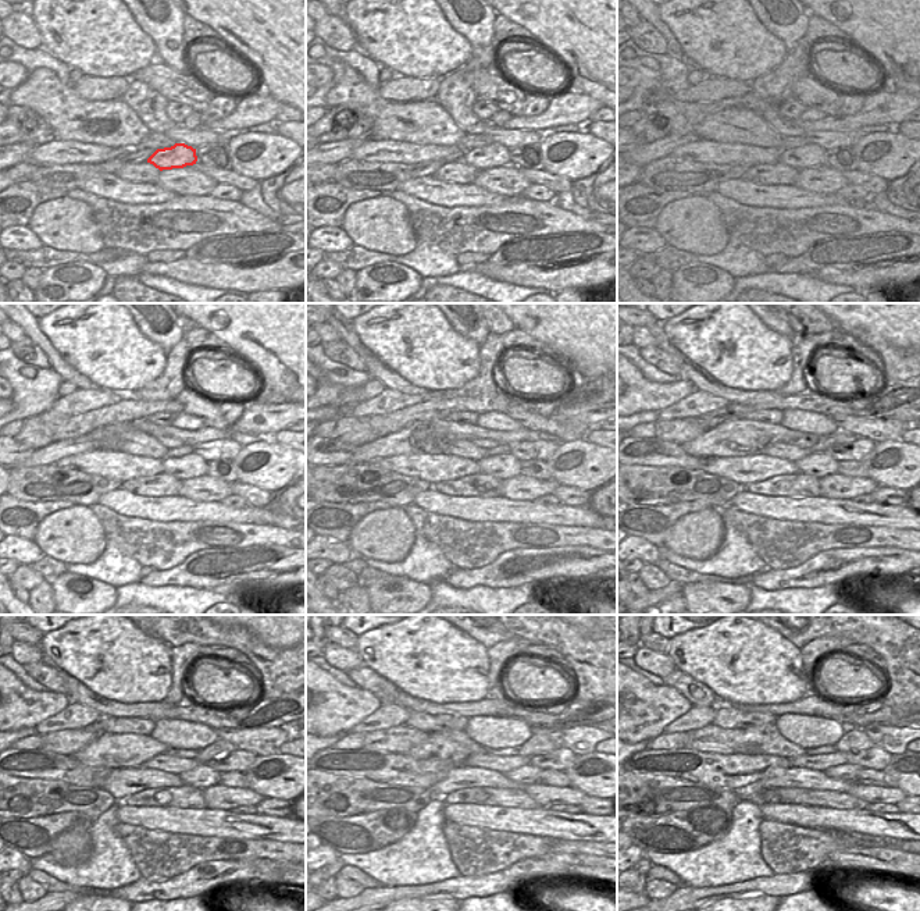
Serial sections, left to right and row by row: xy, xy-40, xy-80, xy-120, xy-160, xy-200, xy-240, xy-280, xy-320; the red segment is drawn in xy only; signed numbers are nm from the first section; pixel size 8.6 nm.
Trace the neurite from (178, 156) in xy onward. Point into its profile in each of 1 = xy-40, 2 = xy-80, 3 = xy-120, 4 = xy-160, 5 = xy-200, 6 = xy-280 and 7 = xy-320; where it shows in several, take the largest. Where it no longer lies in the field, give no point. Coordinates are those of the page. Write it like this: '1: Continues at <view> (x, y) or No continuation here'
1: Continues at xy-40 (494, 155)
2: Continues at xy-80 (810, 155)
3: Continues at xy-120 (188, 466)
4: Continues at xy-160 (503, 466)
5: Continues at xy-200 (819, 465)
6: Continues at xy-280 (526, 775)
7: Continues at xy-320 (847, 772).

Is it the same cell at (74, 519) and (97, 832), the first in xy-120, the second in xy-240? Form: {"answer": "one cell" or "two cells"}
{"answer": "two cells"}

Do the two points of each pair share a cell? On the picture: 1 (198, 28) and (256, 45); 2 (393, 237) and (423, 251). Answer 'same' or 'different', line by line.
1: different
2: different

